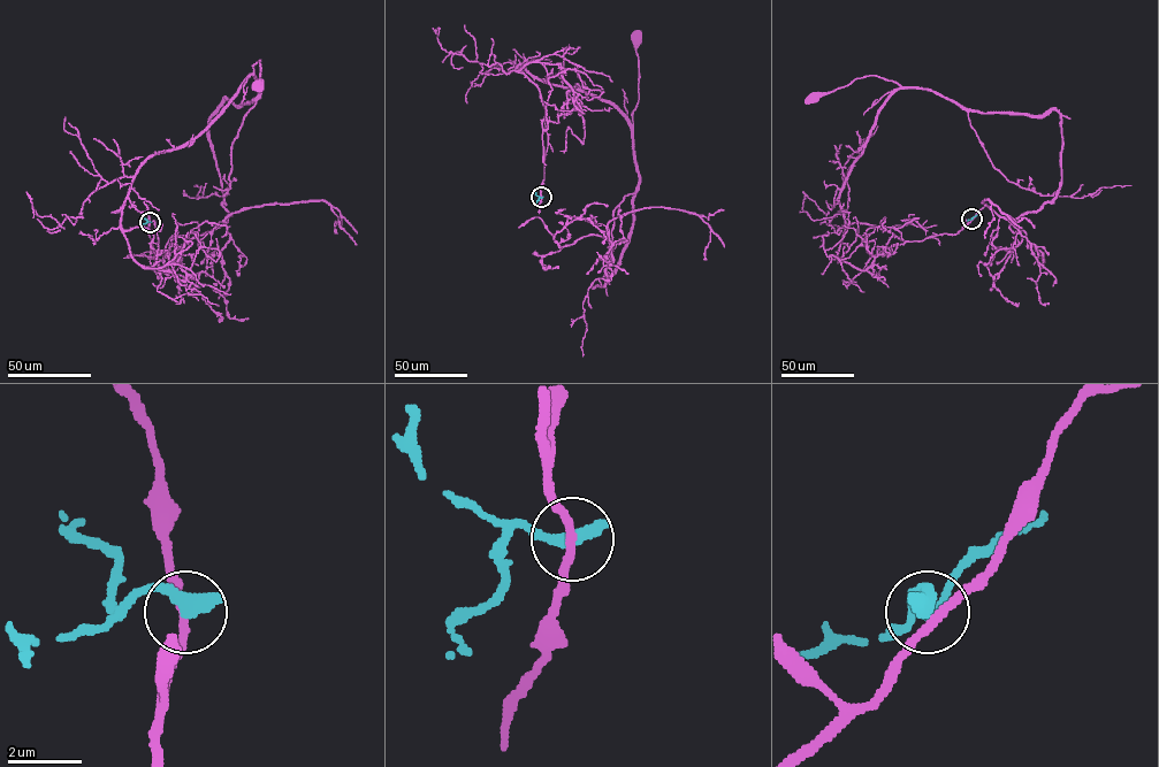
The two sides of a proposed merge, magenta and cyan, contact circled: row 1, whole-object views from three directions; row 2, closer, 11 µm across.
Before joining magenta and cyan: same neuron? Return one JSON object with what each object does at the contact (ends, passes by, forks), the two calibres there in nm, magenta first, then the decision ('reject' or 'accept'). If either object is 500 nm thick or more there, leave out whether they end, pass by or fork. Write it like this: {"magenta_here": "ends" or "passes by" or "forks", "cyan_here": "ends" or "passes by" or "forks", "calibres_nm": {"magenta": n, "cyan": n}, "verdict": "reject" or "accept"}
{"calibres_nm": {"magenta": 240, "cyan": 500}, "verdict": "reject"}

